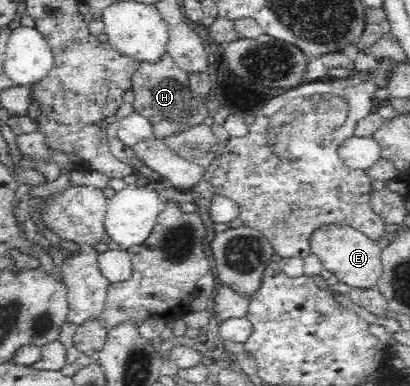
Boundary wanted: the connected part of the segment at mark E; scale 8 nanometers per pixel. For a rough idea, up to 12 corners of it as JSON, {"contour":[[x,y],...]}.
{"contour":[[350,226],[311,234],[322,268],[343,288],[375,287],[382,249]]}

